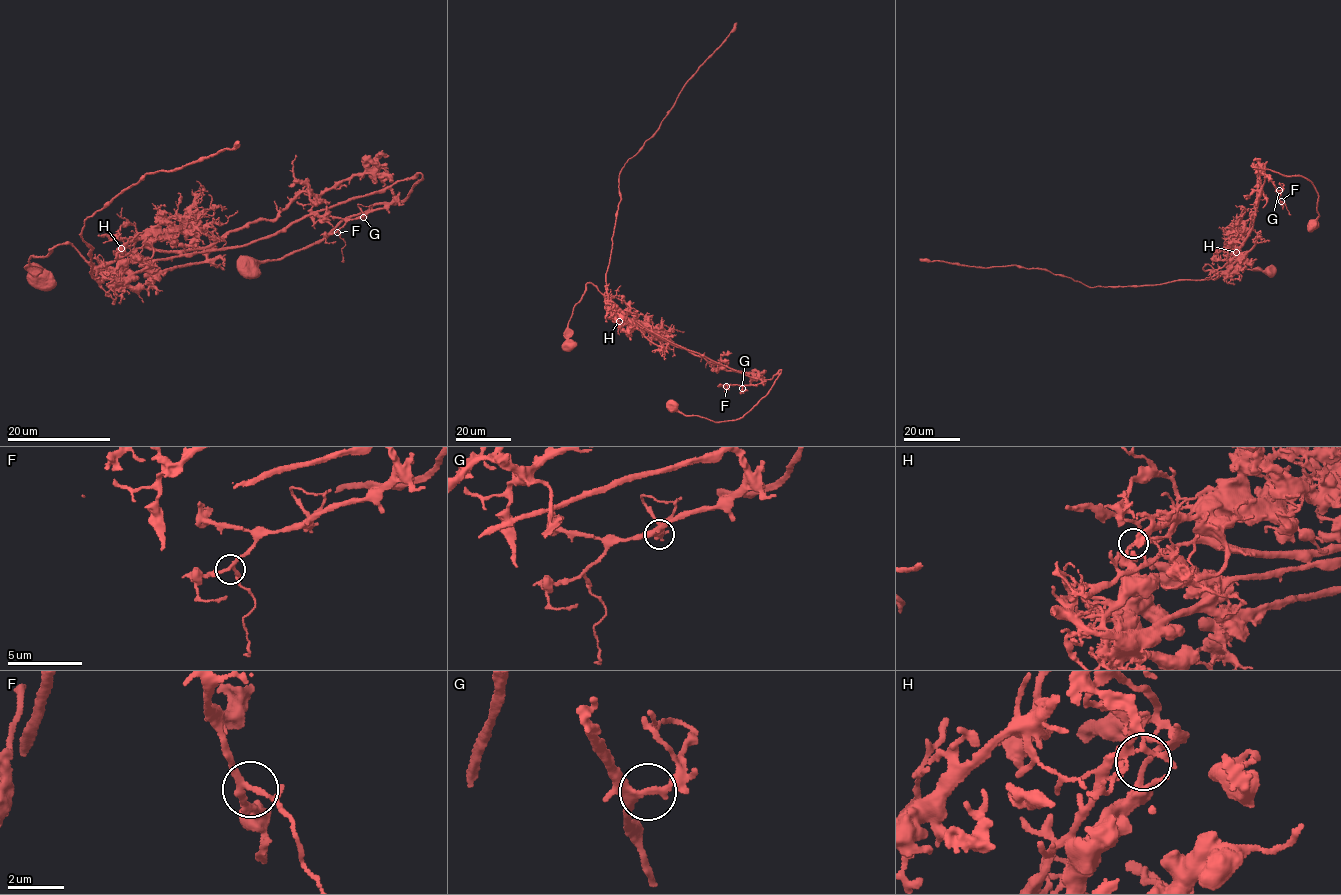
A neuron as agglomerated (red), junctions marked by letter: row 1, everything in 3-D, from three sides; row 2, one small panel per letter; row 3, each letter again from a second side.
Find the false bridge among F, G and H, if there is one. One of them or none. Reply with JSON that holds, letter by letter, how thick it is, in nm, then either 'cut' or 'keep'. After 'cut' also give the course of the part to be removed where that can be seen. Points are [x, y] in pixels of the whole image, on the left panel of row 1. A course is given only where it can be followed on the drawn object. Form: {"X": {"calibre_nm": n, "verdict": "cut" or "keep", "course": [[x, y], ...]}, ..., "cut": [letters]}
{"F": {"calibre_nm": 220, "verdict": "keep"}, "G": {"calibre_nm": 320, "verdict": "keep"}, "H": {"calibre_nm": 180, "verdict": "cut", "course": [[121, 248], [112, 277], [123, 278], [159, 259], [275, 235], [421, 174], [406, 197], [340, 220], [241, 274]]}, "cut": ["H"]}

